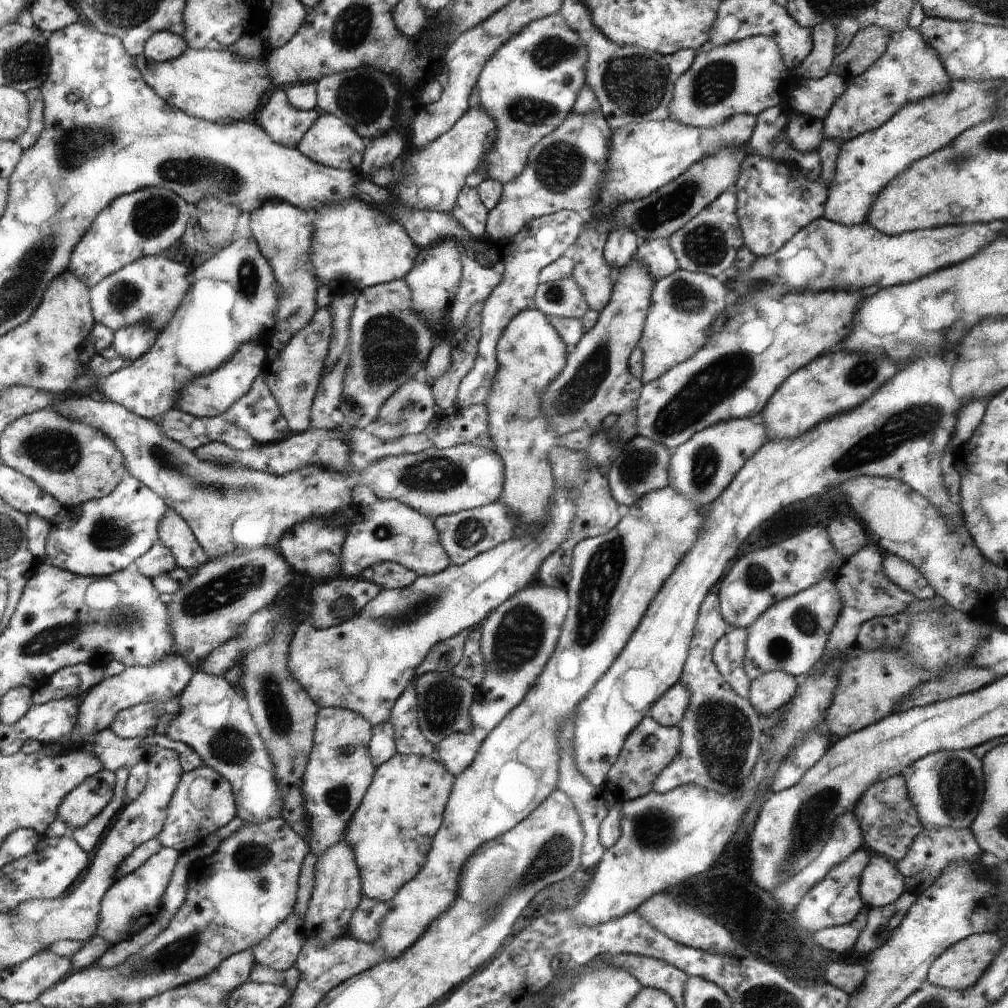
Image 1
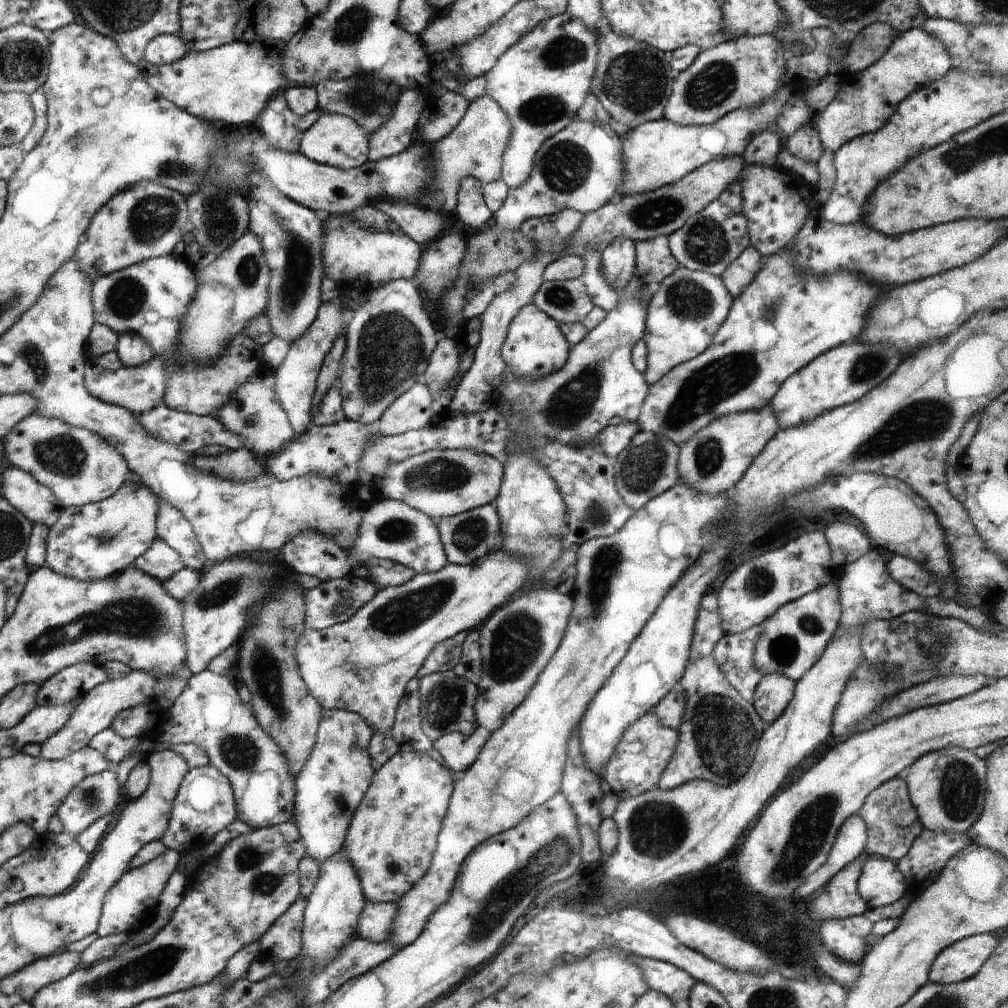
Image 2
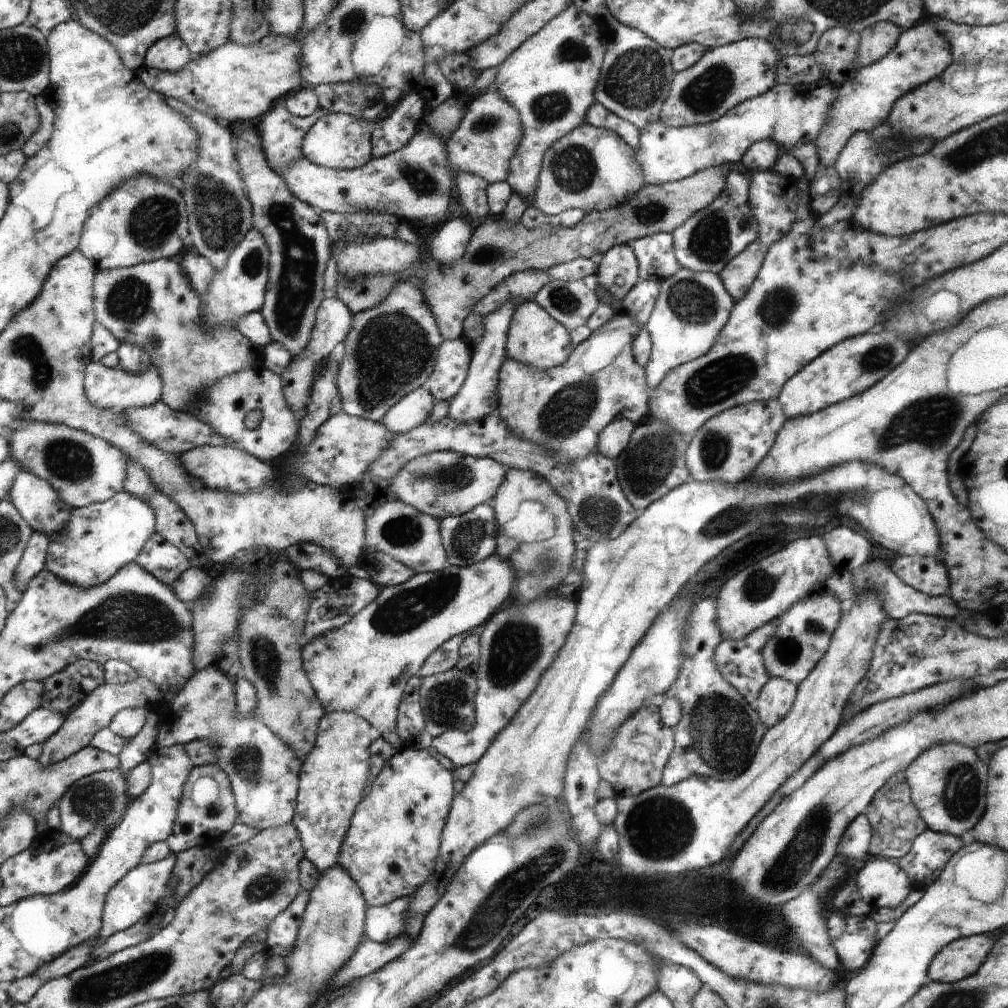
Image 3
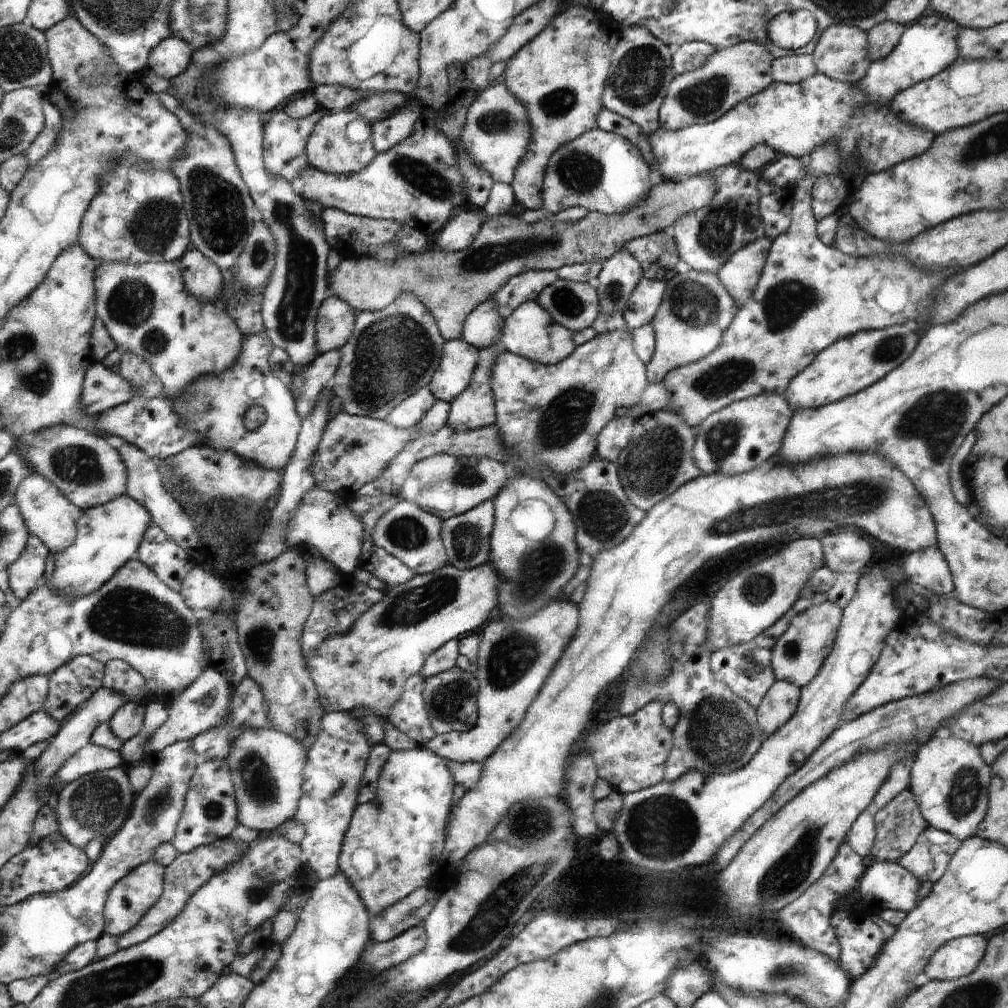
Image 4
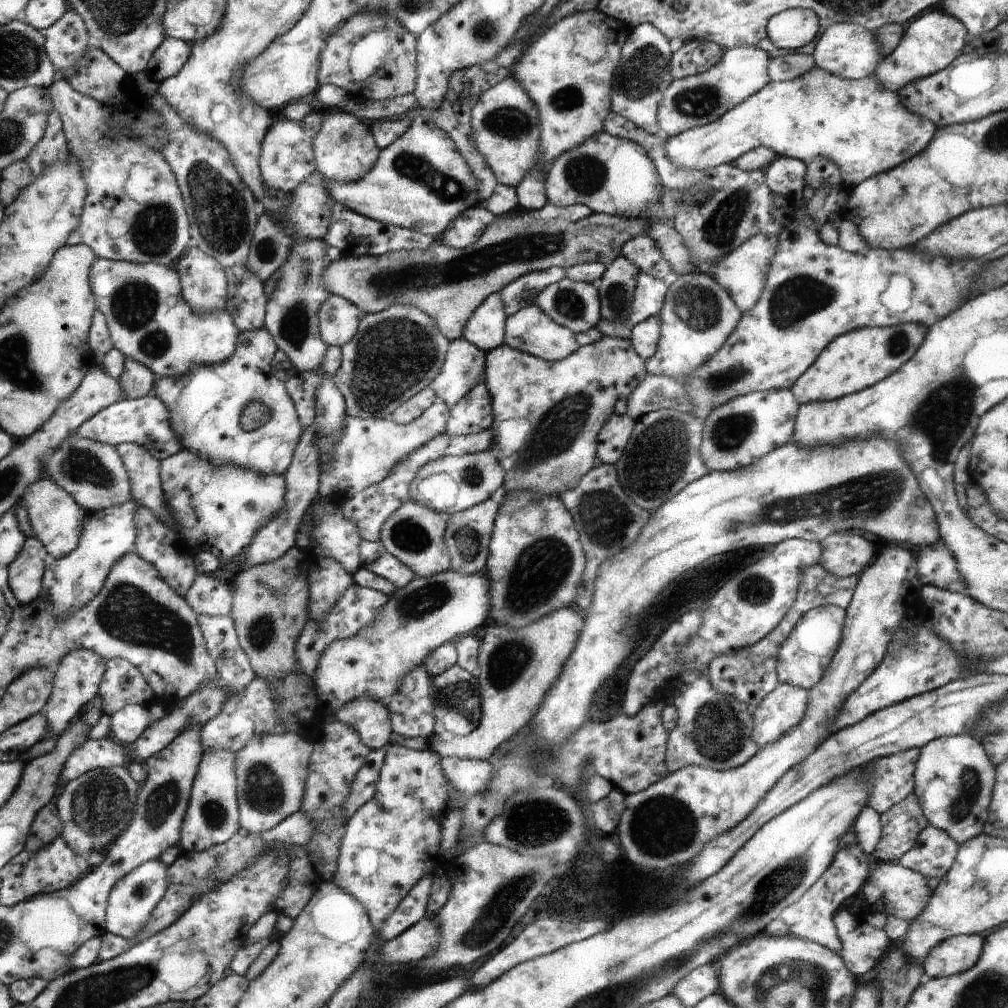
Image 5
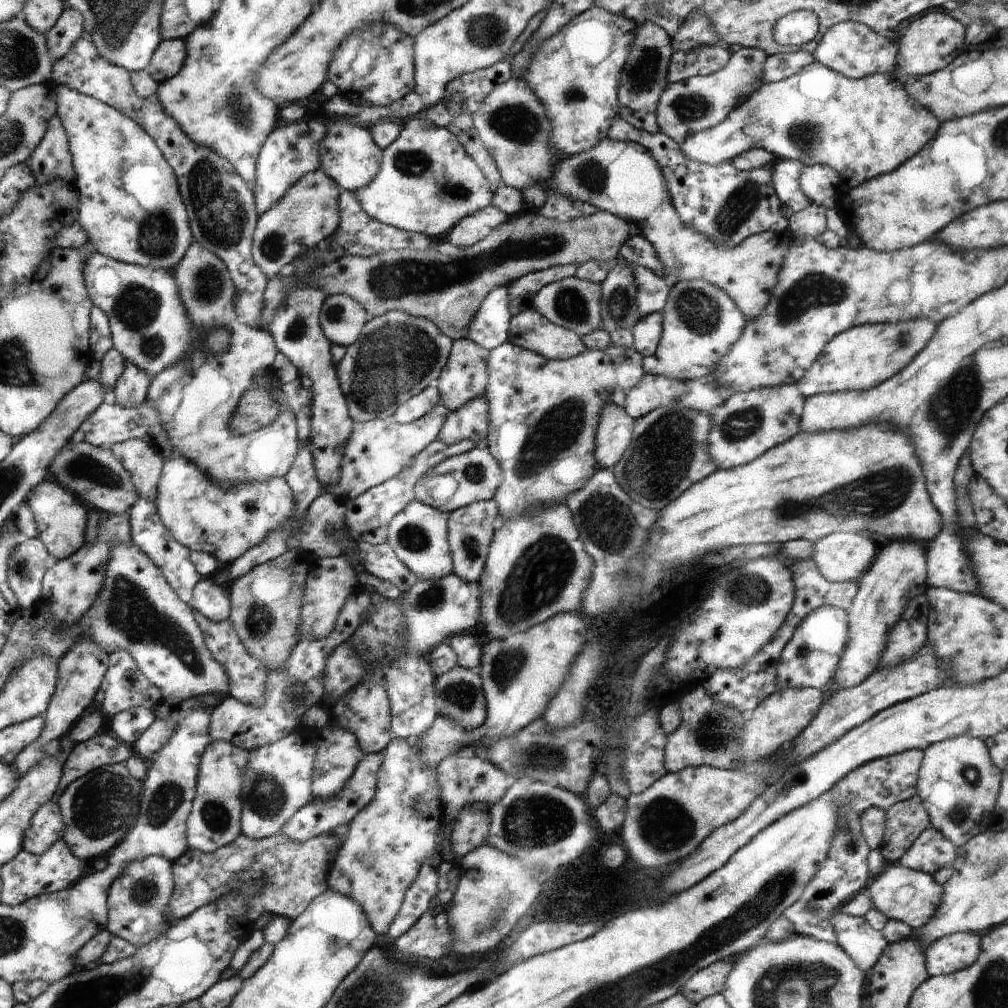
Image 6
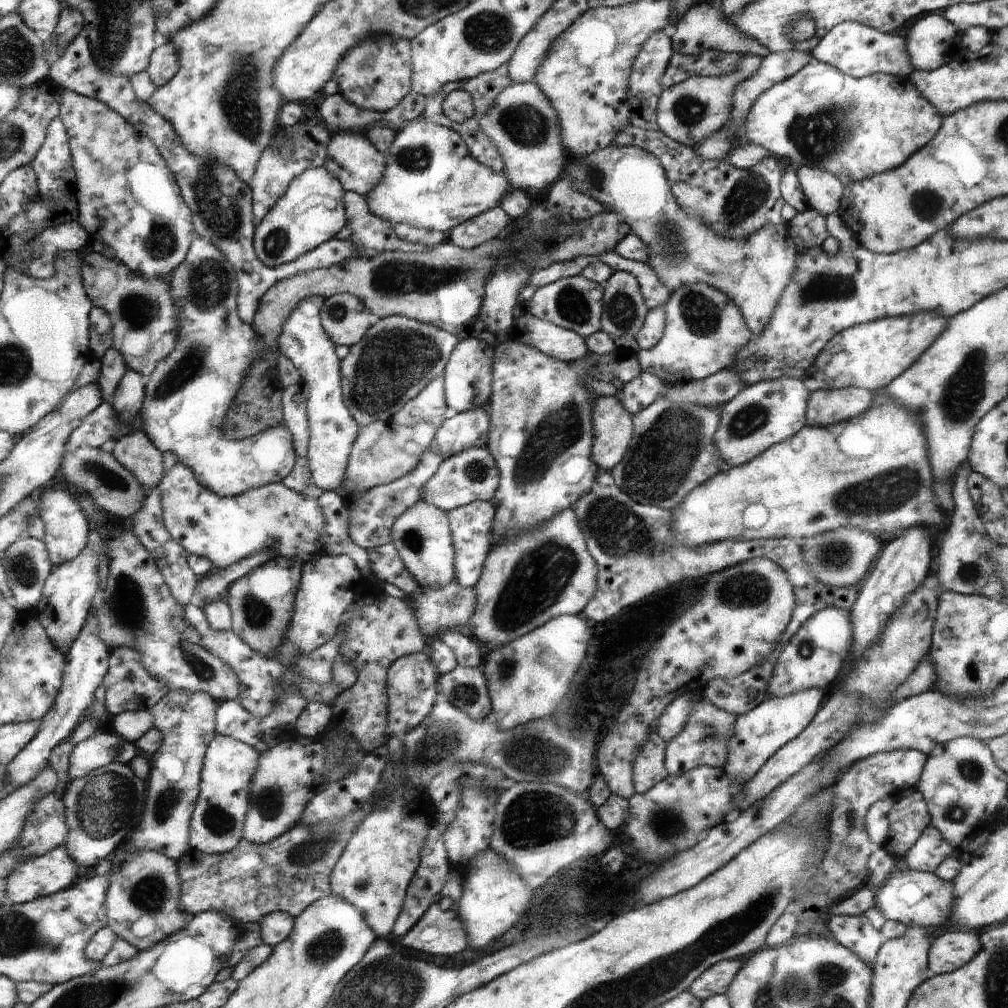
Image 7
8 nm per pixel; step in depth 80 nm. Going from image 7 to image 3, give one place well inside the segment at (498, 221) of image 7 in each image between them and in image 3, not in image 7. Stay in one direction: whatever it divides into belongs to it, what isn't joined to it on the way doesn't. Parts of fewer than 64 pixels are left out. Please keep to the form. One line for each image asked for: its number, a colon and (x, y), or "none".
3: (451, 238)
4: (458, 234)
5: (471, 225)
6: (473, 228)

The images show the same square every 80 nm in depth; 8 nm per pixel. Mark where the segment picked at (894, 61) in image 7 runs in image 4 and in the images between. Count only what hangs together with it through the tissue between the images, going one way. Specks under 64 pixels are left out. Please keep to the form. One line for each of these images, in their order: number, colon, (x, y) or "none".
4: (841, 52)
5: (849, 51)
6: (855, 50)

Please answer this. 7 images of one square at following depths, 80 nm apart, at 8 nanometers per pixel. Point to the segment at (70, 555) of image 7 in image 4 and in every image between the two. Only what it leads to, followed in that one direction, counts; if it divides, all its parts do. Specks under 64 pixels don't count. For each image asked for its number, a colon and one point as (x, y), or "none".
4: (48, 514)
5: (57, 520)
6: (61, 518)

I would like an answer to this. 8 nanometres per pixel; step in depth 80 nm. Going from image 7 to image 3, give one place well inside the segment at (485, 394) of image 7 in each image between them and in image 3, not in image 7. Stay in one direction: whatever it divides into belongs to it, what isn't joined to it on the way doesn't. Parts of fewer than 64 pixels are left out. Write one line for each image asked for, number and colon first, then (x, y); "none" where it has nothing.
3: (452, 365)
4: (459, 358)
5: (465, 363)
6: (464, 378)

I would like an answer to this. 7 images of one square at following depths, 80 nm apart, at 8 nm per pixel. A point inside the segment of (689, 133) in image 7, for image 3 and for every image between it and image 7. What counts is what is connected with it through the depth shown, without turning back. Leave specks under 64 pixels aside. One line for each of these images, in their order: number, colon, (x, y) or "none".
3: (724, 77)
4: (732, 74)
5: (696, 100)
6: (699, 102)

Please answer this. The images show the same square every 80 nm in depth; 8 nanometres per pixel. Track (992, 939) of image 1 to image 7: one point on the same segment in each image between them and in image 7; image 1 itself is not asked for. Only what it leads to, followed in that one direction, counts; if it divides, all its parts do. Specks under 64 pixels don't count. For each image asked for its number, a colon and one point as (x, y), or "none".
2: (958, 962)
3: (961, 958)
4: (956, 958)
5: (958, 953)
6: (949, 954)
7: (952, 949)

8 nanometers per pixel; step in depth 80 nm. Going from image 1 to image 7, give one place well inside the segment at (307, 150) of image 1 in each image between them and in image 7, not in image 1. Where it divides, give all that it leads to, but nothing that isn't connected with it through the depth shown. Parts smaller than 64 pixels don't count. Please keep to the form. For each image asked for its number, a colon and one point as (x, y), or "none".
2: (334, 139)
3: (338, 141)
4: (342, 142)
5: (345, 150)
6: (349, 154)
7: (351, 157)

